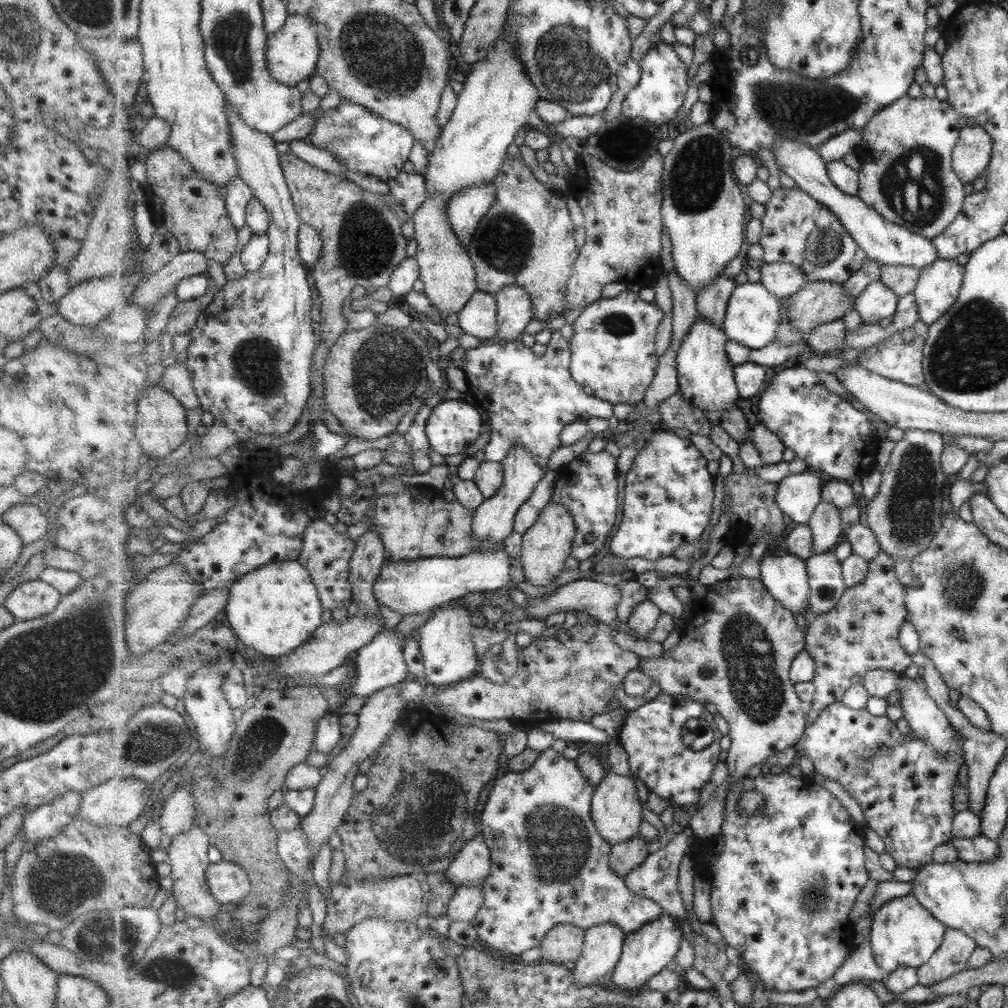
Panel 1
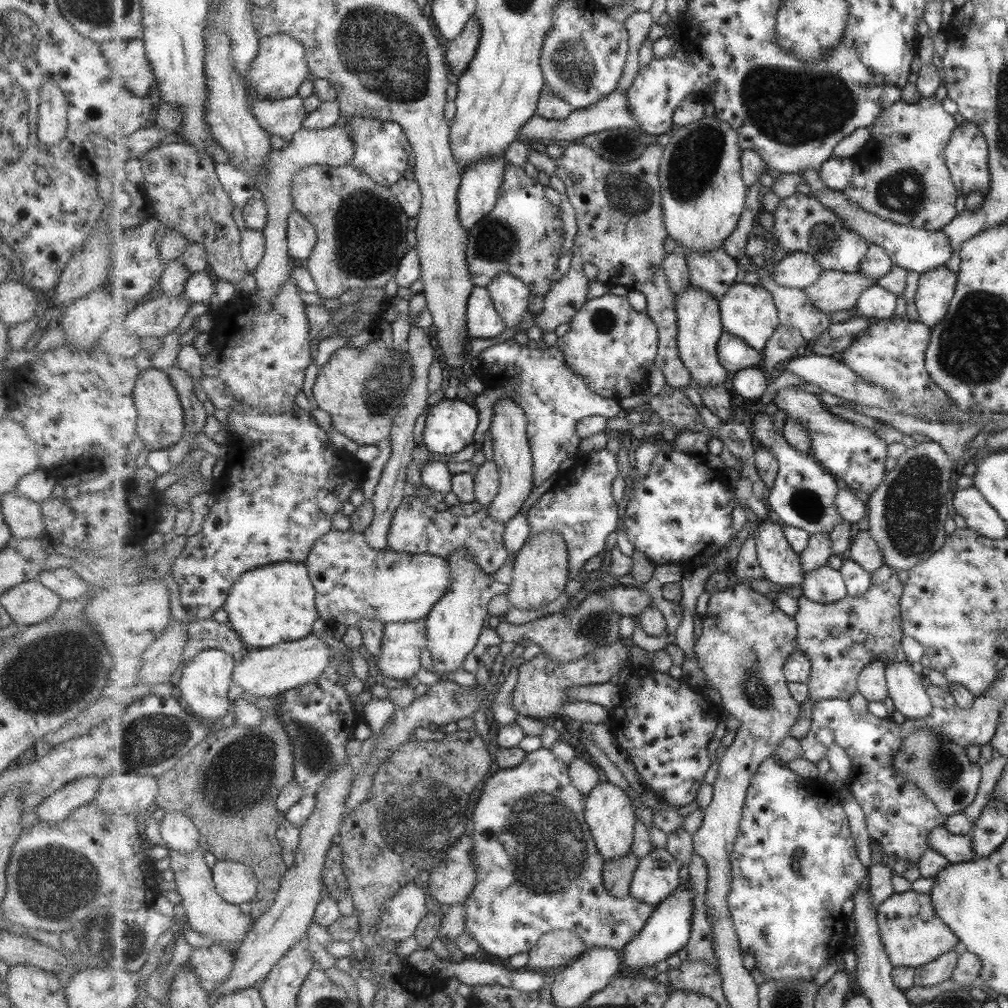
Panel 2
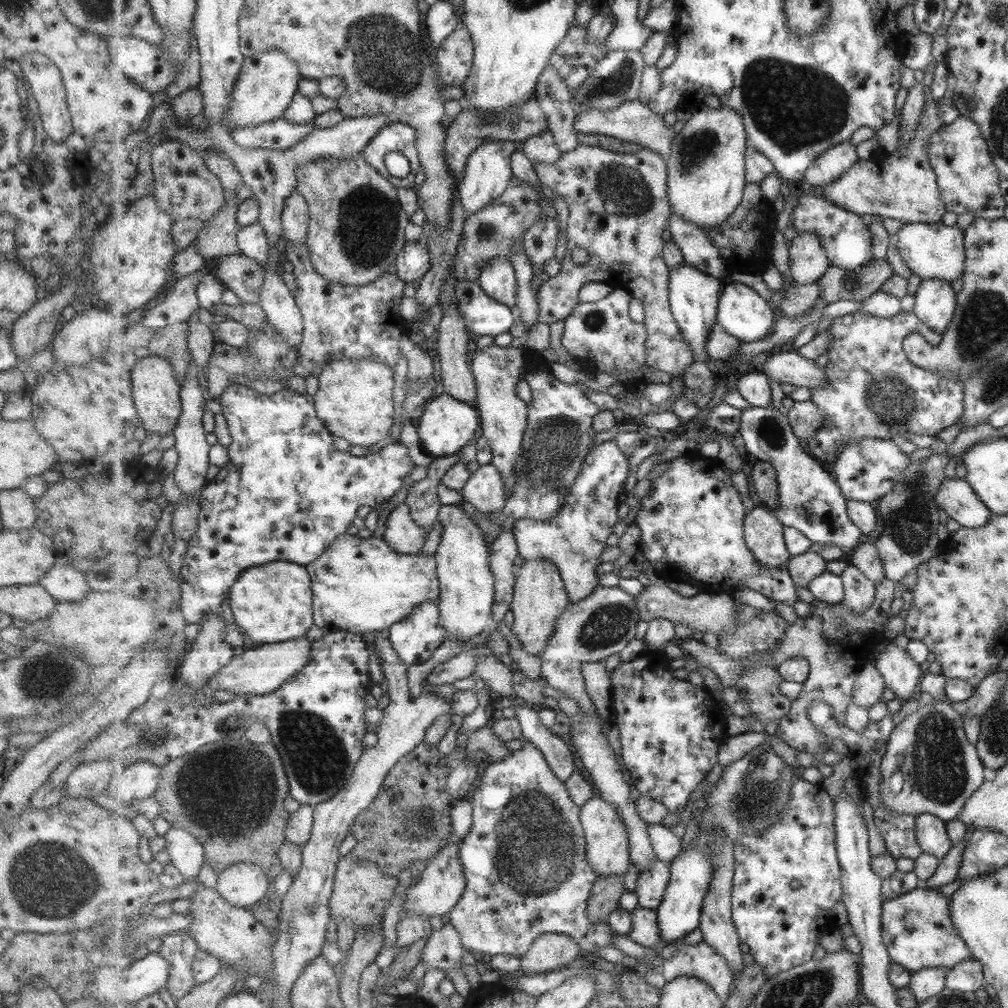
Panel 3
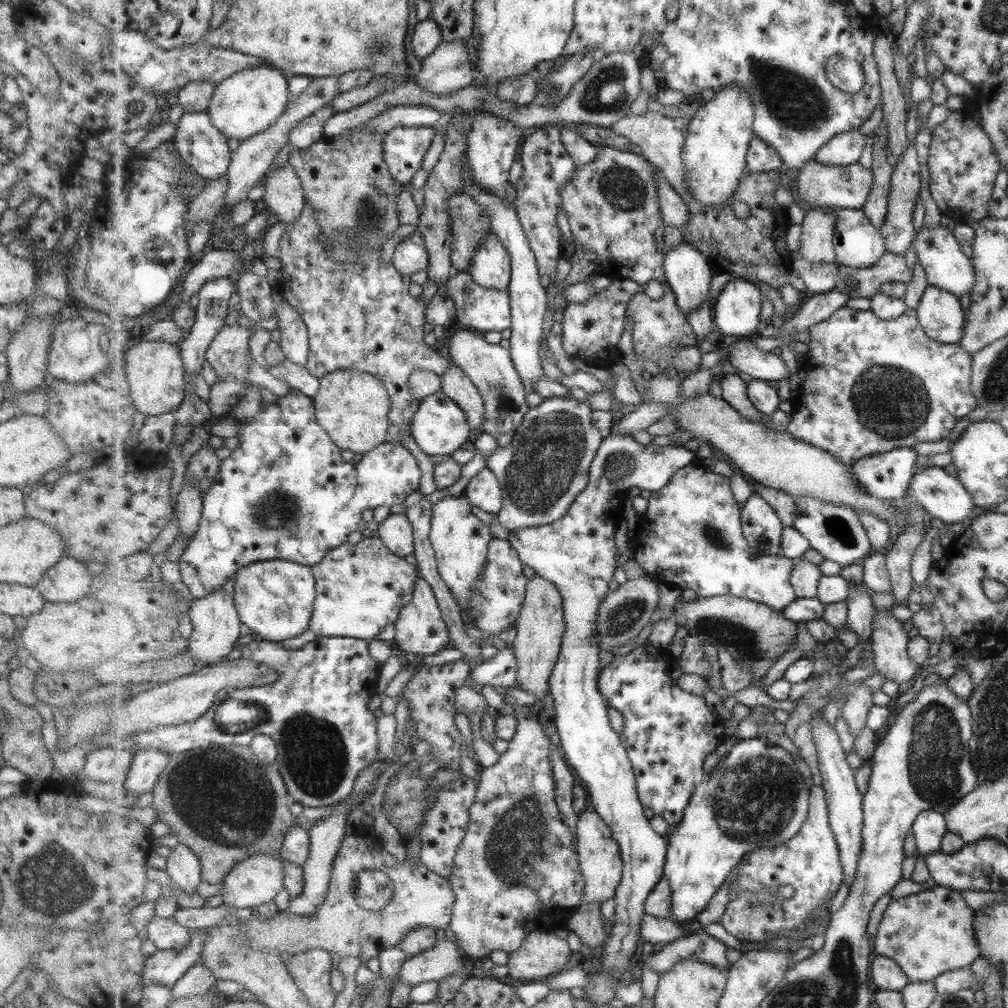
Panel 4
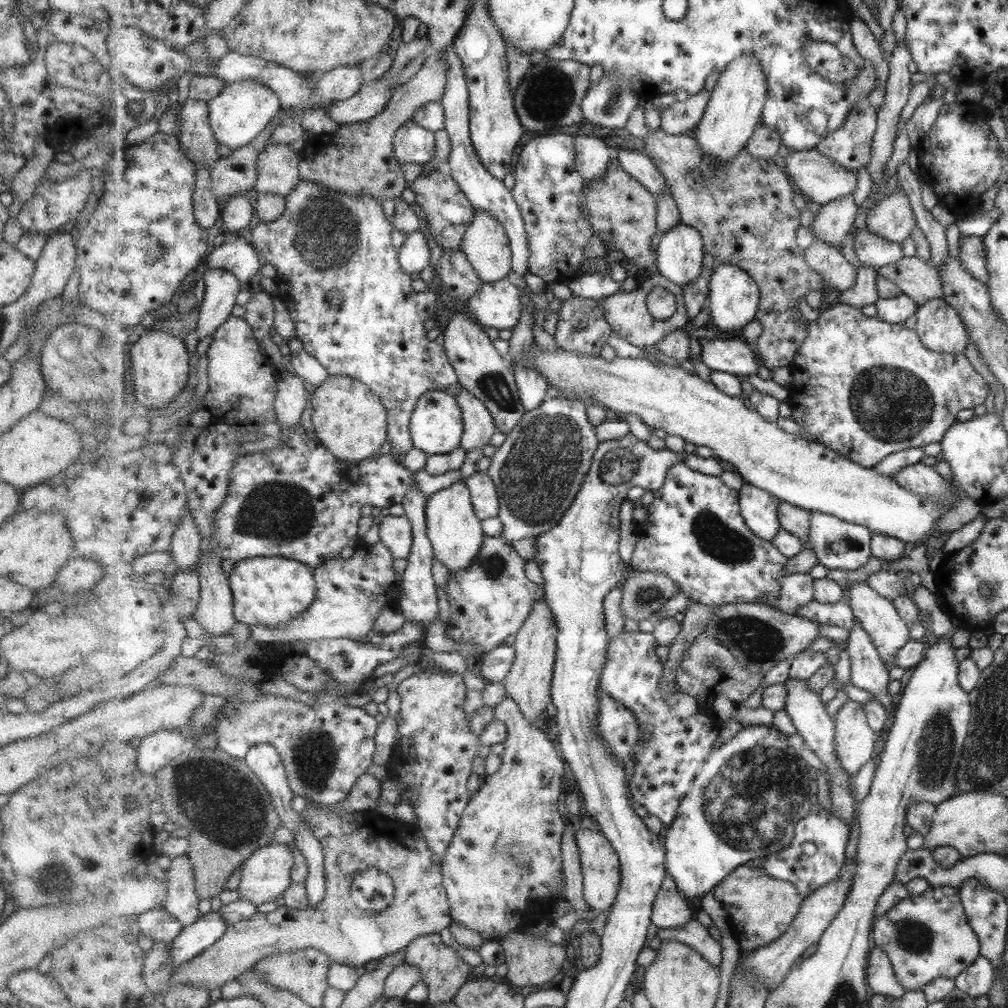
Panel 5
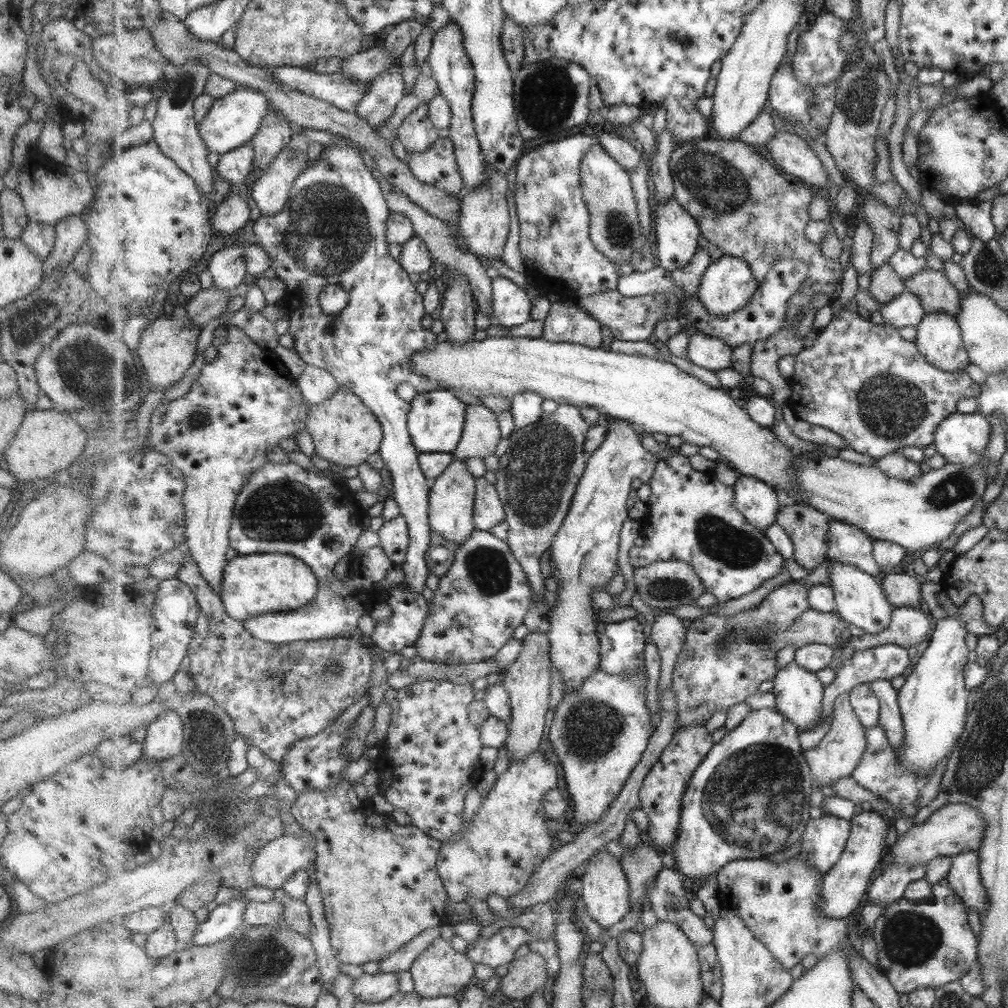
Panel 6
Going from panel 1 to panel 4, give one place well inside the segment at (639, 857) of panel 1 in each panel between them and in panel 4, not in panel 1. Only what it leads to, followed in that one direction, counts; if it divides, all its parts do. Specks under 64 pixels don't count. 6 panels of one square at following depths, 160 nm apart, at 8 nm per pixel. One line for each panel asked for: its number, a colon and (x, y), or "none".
2: (618, 874)
3: (606, 893)
4: (587, 923)

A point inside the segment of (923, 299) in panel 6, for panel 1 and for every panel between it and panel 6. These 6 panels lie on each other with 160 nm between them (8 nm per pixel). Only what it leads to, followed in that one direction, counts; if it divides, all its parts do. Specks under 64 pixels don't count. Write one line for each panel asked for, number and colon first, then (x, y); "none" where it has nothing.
1: (818, 302)
2: (835, 290)
3: (860, 284)
4: (863, 282)
5: (917, 278)

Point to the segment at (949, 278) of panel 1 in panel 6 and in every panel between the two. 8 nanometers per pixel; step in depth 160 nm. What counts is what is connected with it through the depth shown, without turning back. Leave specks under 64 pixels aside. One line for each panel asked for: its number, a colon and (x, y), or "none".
2: (935, 289)
3: (935, 302)
4: (938, 312)
5: (939, 326)
6: (938, 338)

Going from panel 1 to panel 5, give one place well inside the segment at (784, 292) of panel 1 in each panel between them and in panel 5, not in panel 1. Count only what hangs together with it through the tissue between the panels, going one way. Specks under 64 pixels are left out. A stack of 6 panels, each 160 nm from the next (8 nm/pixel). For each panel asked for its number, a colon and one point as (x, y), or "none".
2: (800, 270)
3: (809, 261)
4: (818, 238)
5: (835, 220)

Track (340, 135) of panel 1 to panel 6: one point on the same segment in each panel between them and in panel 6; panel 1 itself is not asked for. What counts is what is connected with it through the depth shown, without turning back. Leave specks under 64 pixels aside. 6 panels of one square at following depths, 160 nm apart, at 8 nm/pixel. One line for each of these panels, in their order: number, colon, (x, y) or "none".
2: (383, 151)
3: (399, 137)
4: (405, 147)
5: (413, 143)
6: (418, 134)

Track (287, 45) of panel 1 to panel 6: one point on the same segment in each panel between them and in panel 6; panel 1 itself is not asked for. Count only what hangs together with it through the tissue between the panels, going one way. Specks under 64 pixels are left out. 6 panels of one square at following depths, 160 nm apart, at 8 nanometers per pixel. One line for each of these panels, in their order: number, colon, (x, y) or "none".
2: (280, 68)
3: (266, 87)
4: (250, 102)
5: (245, 110)
6: (236, 119)

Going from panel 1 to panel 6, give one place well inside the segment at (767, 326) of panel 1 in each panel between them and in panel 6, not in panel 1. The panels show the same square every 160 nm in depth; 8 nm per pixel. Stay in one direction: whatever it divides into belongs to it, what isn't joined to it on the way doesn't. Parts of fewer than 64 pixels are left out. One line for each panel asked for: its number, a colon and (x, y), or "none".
2: (749, 311)
3: (744, 314)
4: (737, 309)
5: (734, 301)
6: (729, 284)

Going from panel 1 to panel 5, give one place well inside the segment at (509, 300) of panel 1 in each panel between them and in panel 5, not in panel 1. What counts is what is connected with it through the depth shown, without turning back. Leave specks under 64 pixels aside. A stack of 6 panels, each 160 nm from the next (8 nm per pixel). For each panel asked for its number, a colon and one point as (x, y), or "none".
2: (512, 297)
3: (498, 280)
4: (492, 266)
5: (486, 243)

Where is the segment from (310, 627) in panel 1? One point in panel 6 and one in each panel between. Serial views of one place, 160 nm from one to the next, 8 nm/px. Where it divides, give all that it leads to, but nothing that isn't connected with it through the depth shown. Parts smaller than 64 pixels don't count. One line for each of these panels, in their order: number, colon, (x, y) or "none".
2: (277, 603)
3: (273, 603)
4: (275, 599)
5: (271, 591)
6: (255, 585)

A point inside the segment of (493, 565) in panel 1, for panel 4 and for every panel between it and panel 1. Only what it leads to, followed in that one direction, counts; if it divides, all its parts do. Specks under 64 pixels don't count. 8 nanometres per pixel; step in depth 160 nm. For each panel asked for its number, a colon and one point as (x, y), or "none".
2: (354, 583)
3: (361, 585)
4: (361, 588)

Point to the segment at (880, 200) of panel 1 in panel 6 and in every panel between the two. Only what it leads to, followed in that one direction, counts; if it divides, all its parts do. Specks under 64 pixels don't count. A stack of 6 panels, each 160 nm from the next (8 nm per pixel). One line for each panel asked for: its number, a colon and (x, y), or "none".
2: (908, 182)
3: (904, 187)
4: (819, 185)
5: (817, 177)
6: (792, 153)

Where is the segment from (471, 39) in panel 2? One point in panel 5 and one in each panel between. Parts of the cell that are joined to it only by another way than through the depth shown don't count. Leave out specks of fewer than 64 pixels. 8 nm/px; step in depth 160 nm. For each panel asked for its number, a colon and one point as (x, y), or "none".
3: (455, 57)
4: (449, 69)
5: (359, 158)

